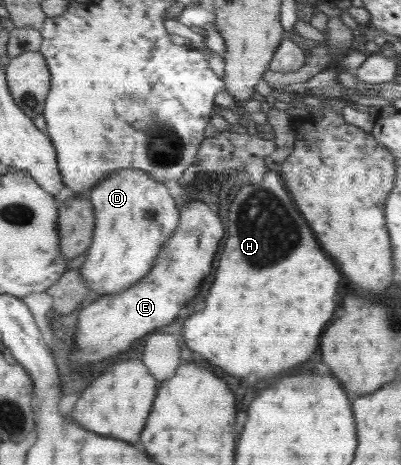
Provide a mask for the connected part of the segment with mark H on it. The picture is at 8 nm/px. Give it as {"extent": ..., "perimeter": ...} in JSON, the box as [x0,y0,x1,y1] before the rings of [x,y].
{"extent":[182,167,340,380],"perimeter":[[[270,167],[262,182],[246,184],[238,190],[228,214],[228,240],[224,244],[215,280],[205,298],[205,307],[184,322],[182,338],[186,350],[196,354],[196,360],[210,364],[230,376],[256,374],[258,380],[280,376],[304,364],[318,348],[318,340],[326,324],[332,320],[340,274],[334,264],[314,242],[310,228],[300,216],[294,200],[282,188],[278,168]]]}

